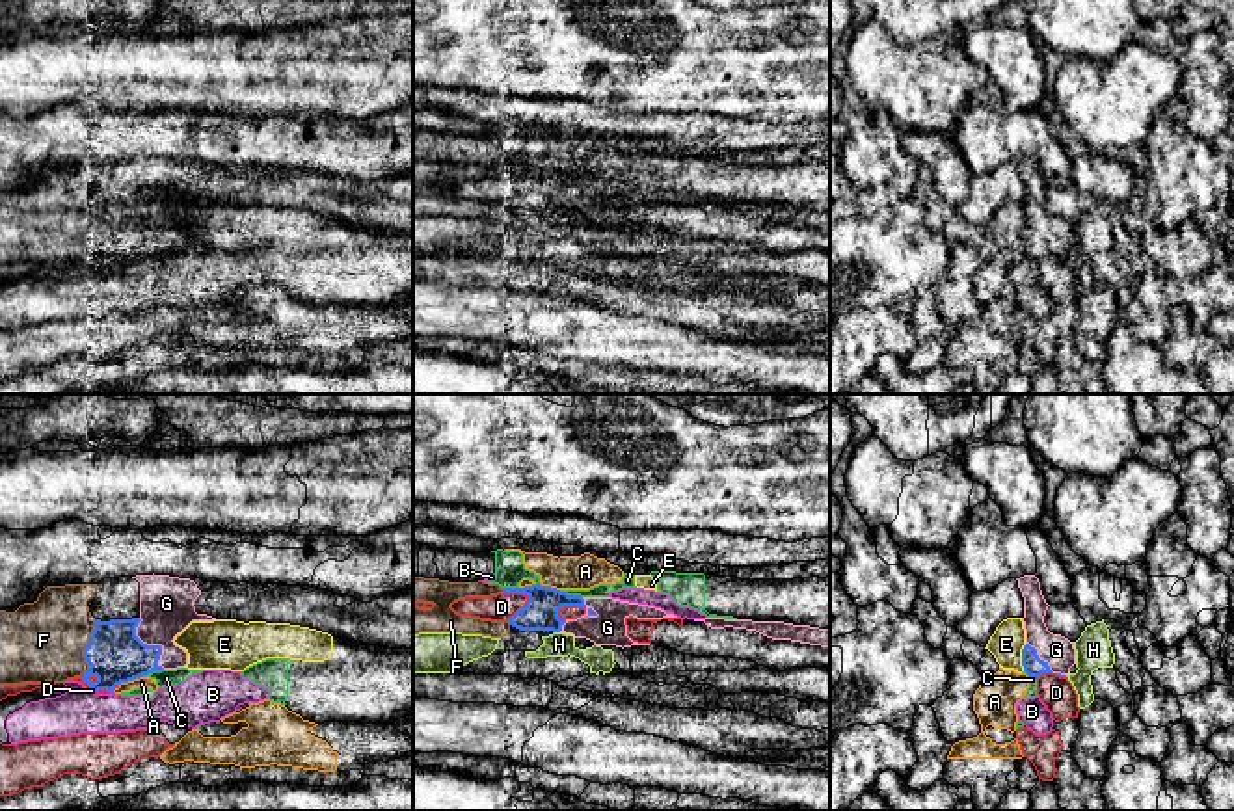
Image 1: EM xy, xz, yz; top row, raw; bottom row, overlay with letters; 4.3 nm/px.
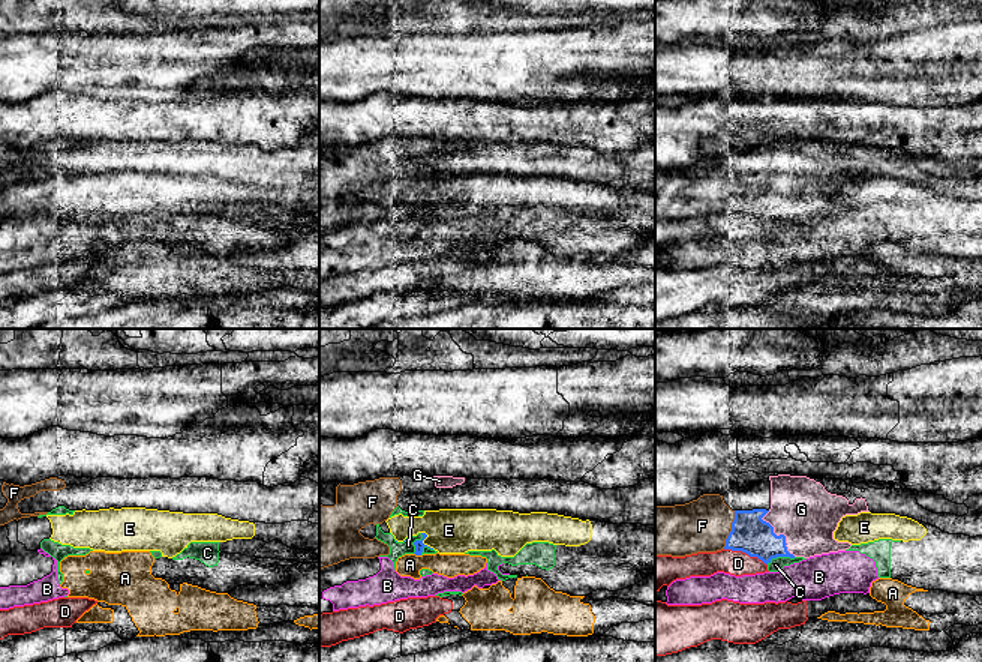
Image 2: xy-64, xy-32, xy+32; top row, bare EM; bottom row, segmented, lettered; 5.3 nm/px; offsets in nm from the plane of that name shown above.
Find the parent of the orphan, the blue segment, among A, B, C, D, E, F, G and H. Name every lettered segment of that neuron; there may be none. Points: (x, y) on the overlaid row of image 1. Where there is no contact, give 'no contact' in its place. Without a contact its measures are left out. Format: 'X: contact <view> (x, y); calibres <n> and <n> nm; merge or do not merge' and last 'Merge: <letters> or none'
A: contact xy (131, 679); calibres 240 and 50 nm; do not merge
B: no contact; do not merge
C: contact xz (570, 596); calibres 150 and 60 nm; do not merge
D: contact xz (520, 609); calibres 150 and 120 nm; do not merge
E: contact yz (1022, 657); calibres 90 and 150 nm; do not merge
F: contact xy (86, 648); calibres 240 and 340 nm; merge
G: contact xy (151, 646); calibres 240 and 240 nm; merge
H: contact xz (557, 631); calibres 150 and 110 nm; do not merge
Merge: F, G

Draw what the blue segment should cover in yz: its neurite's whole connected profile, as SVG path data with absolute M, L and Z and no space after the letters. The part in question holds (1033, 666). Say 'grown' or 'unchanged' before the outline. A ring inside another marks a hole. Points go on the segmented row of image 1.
grown; M1024 575L1016 580L1024 597L1024 671L1035 679L1042 673L1068 677L1070 668L1076 664L1074 642L1048 631L1044 616L1050 605L1042 595L1039 578L1035 575Z

